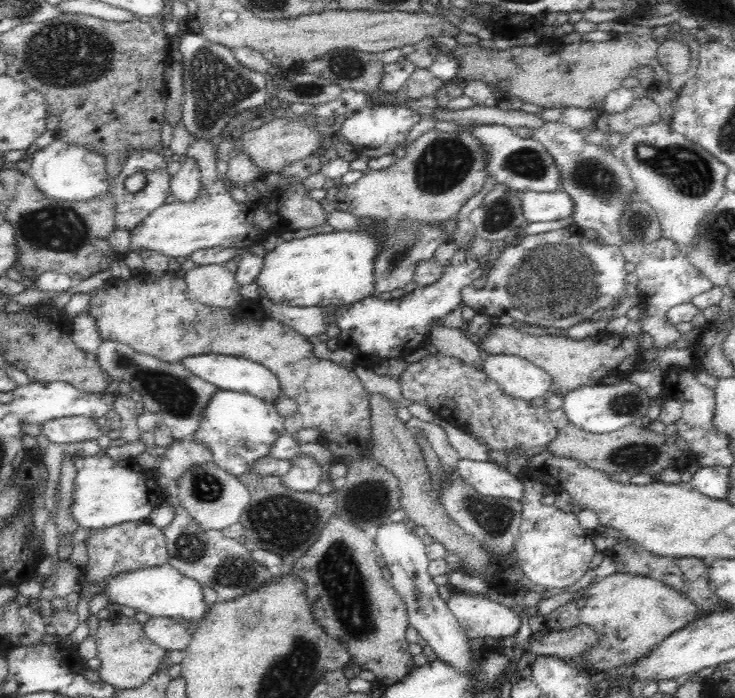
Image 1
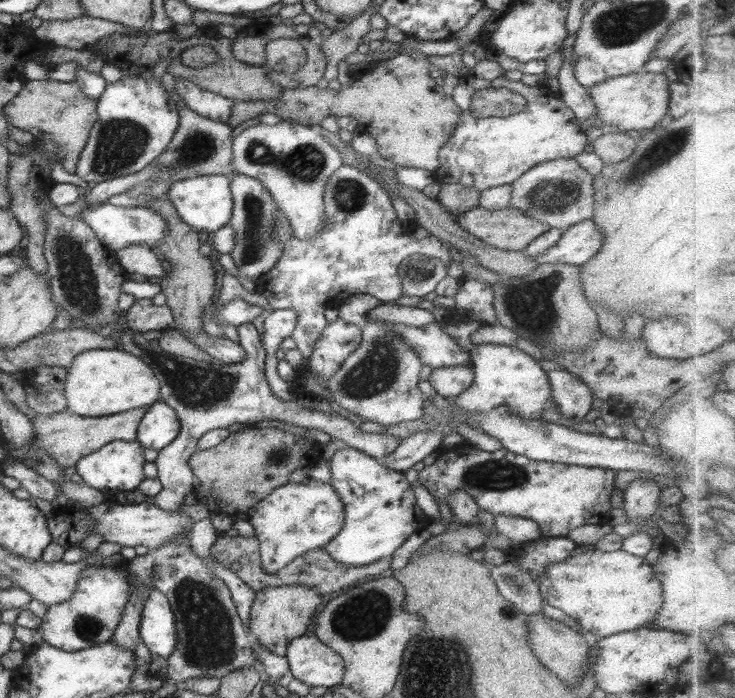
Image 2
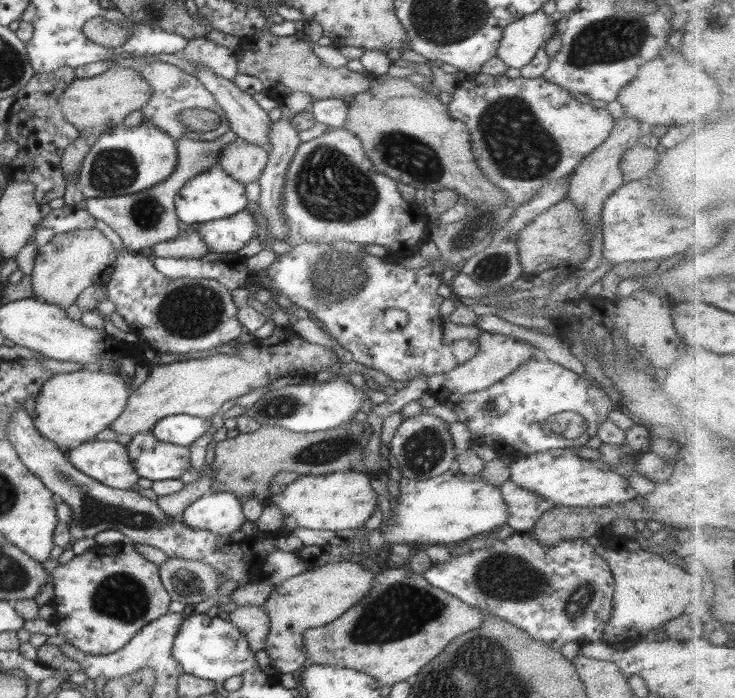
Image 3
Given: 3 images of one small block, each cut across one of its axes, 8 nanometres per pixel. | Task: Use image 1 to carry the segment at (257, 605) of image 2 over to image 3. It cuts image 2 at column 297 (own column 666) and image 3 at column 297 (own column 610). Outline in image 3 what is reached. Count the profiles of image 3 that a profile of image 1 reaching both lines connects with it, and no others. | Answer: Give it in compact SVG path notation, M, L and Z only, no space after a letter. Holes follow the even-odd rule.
M343 560L304 571L276 585L262 606L270 619L264 650L270 666L281 674L296 674L309 657L303 645L304 631L336 621L364 595L368 595L376 569L368 564Z

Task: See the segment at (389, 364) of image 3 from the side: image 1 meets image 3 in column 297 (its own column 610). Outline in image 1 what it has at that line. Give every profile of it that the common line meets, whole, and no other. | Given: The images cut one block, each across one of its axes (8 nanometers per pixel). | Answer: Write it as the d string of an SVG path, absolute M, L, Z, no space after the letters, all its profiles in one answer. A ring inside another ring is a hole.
M573 223L564 230L526 235L519 242L509 242L494 261L485 285L480 289L468 285L461 290L462 303L474 308L477 314L494 317L508 314L516 321L554 326L556 330L552 331L565 332L571 326L588 321L596 310L604 308L610 311L618 304L625 294L626 262L618 246L606 244L595 230Z

